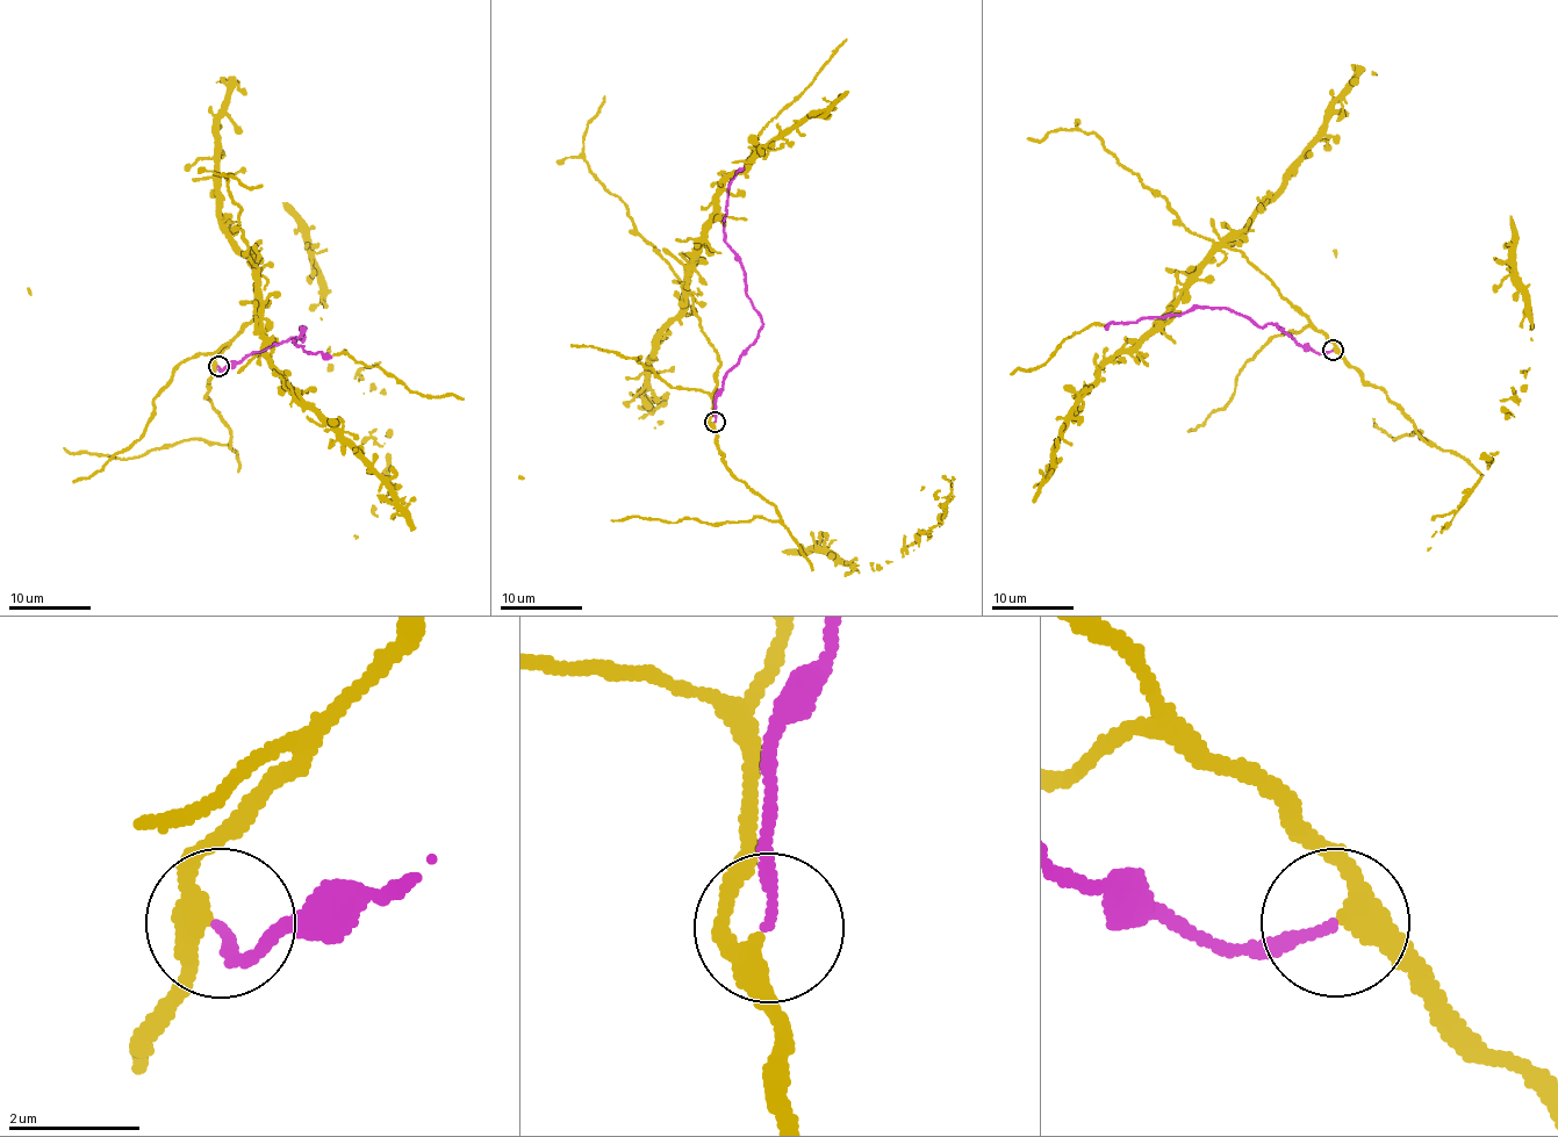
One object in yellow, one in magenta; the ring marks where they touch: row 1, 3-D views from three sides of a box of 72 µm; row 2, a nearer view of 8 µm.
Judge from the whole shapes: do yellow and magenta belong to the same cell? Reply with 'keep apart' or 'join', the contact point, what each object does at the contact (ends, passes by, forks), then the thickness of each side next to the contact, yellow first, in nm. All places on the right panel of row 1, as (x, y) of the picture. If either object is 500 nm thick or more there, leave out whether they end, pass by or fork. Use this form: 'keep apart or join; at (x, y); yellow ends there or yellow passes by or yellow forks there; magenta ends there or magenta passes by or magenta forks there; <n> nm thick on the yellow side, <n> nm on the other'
join; at (1333, 350); yellow passes by; magenta ends there; 320 nm thick on the yellow side, 150 nm on the other

